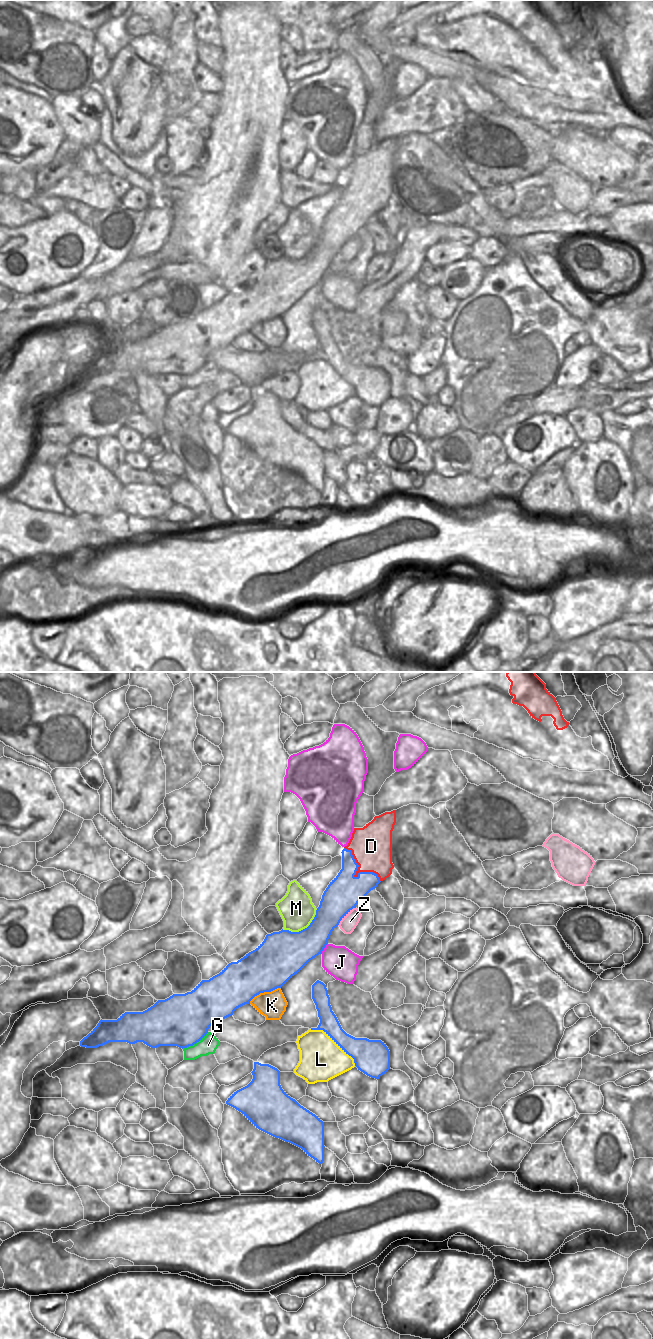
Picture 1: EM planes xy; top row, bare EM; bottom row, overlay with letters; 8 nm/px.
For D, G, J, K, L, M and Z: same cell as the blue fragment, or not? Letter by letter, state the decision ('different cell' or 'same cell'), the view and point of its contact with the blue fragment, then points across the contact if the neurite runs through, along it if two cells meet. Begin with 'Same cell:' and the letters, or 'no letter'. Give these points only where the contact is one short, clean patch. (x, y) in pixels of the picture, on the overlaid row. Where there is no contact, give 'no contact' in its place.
Same cell: D
D: same cell; contact xy (355, 872); way xy (344, 892), (353, 883), (355, 872), (371, 846)
G: different cell; contact xy (195, 1043)
J: different cell; contact xy (324, 947)
K: different cell; contact xy (263, 992)
L: different cell; contact xy (335, 1041)
M: different cell; contact xy (303, 929); border xy (317, 909), (314, 918), (306, 927), (298, 931), (282, 929)
Z: different cell; contact xy (345, 915)

